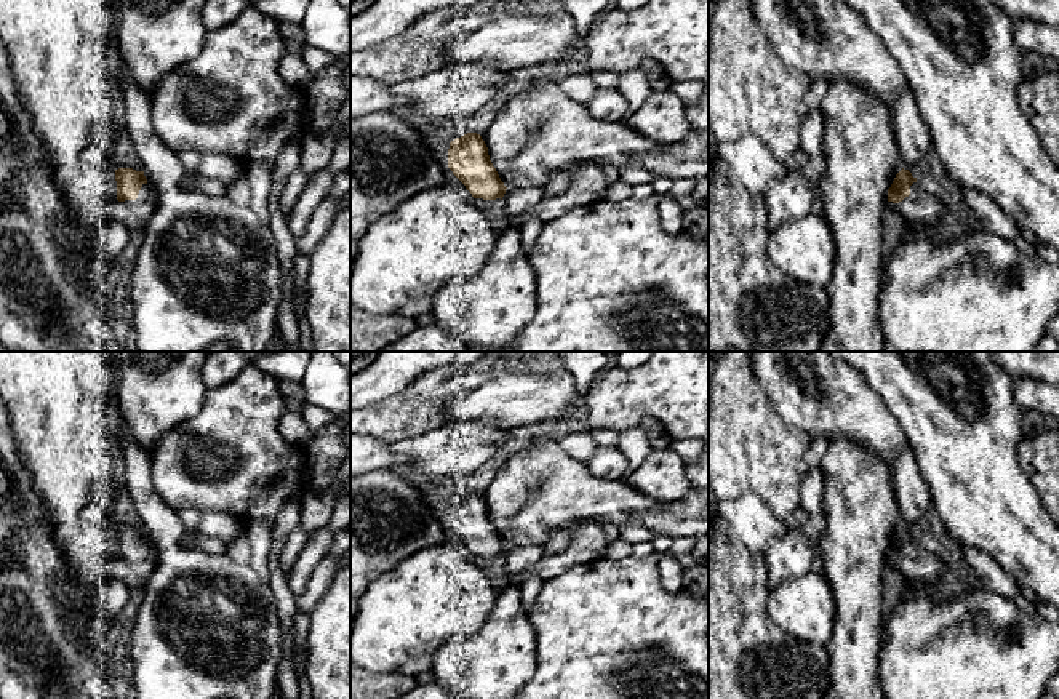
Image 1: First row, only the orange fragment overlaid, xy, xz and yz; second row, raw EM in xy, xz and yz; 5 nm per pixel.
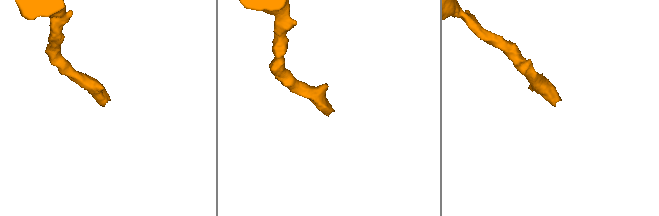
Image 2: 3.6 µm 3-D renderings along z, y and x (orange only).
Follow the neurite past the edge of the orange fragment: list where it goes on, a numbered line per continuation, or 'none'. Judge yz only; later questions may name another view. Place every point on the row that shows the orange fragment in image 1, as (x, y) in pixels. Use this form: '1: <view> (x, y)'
1: yz (920, 207)

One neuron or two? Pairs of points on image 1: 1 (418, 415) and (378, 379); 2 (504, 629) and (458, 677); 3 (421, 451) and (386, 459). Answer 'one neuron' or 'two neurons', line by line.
1: two neurons
2: one neuron
3: two neurons

